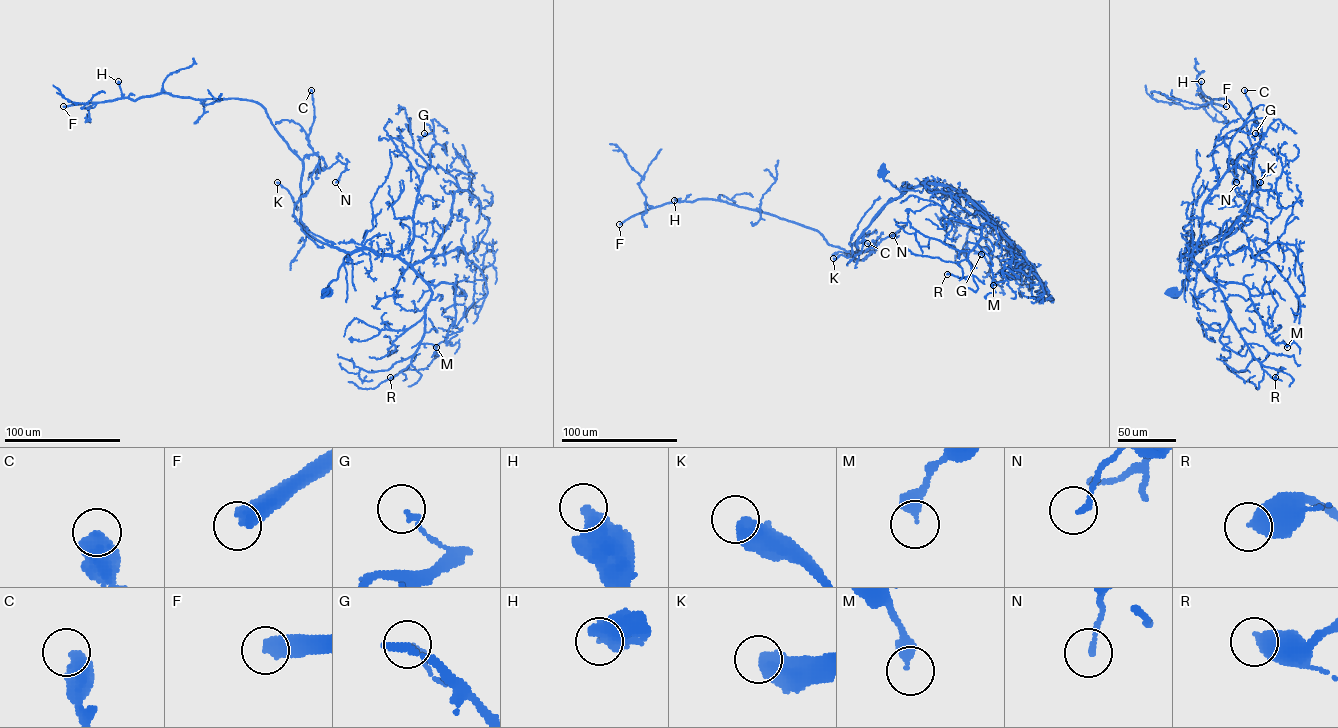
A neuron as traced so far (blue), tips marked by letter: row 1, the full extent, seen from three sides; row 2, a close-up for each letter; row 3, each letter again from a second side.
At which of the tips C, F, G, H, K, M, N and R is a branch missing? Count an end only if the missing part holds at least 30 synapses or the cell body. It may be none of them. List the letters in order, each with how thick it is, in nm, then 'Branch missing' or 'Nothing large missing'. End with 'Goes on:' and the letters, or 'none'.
C: Thickness 600 nm. Nothing large missing
F: Thickness 500 nm. Branch missing
G: Thickness 140 nm. Nothing large missing
H: Thickness 500 nm. Branch missing
K: Thickness 600 nm. Nothing large missing
M: Thickness 400 nm. Nothing large missing
N: Thickness 160 nm. Nothing large missing
R: Thickness 600 nm. Nothing large missing
Goes on: F, H

